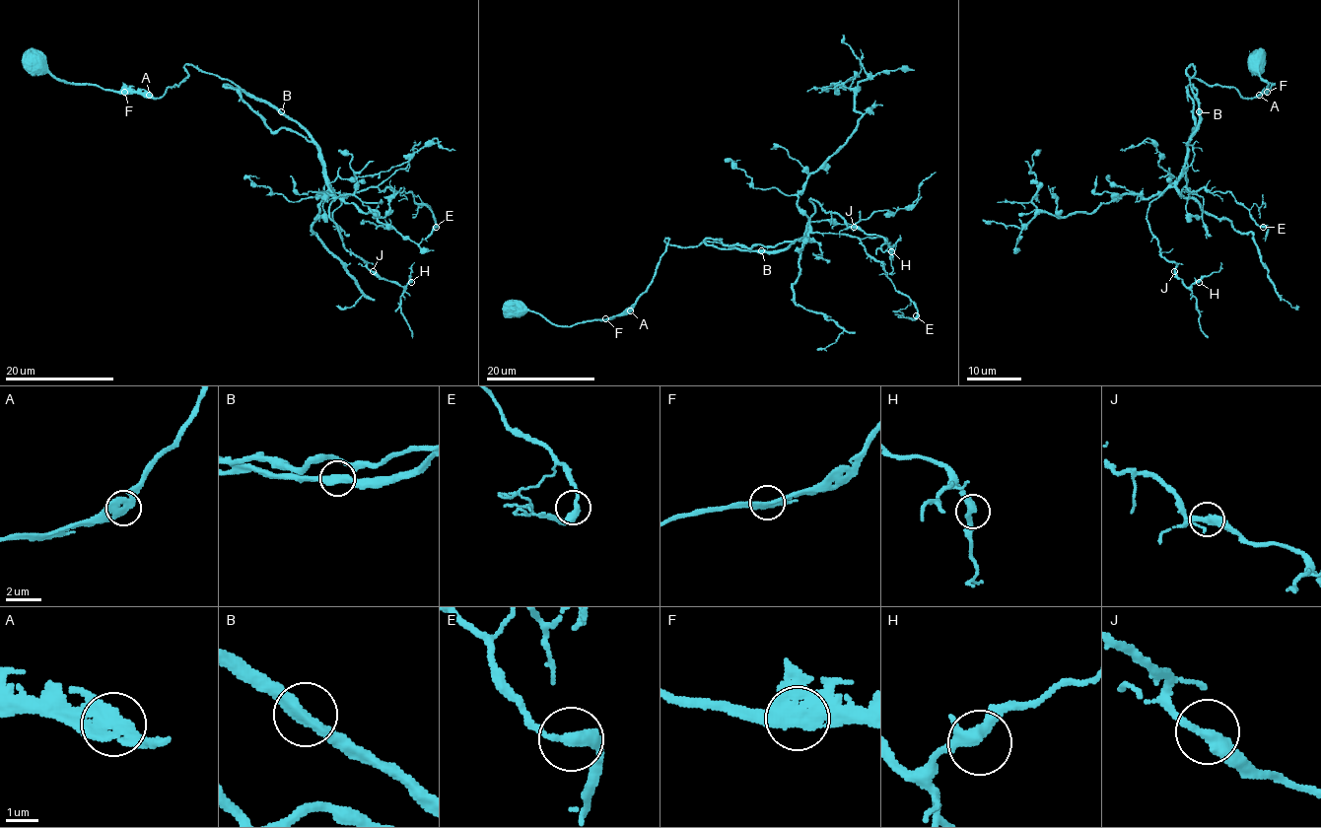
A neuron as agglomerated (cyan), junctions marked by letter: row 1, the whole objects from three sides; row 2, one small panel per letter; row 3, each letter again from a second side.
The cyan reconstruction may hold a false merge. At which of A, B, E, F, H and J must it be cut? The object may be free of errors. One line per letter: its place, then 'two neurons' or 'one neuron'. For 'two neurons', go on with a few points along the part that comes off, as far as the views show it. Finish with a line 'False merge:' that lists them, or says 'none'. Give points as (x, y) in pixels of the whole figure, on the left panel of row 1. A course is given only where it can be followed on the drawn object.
A: place (149, 95); one neuron
B: place (281, 111); one neuron
E: place (436, 227); one neuron
F: place (124, 92); one neuron
H: place (411, 282); one neuron
J: place (373, 271); one neuron
False merge: none

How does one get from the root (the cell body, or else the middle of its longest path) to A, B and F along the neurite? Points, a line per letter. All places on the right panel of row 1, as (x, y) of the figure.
A: (1256, 63), (1249, 65), (1264, 81), (1274, 84), (1259, 95)
B: (1256, 63), (1249, 65), (1274, 84), (1255, 98), (1192, 78), (1190, 65), (1199, 112)
F: (1256, 63), (1249, 65), (1264, 81), (1274, 84), (1267, 92)

